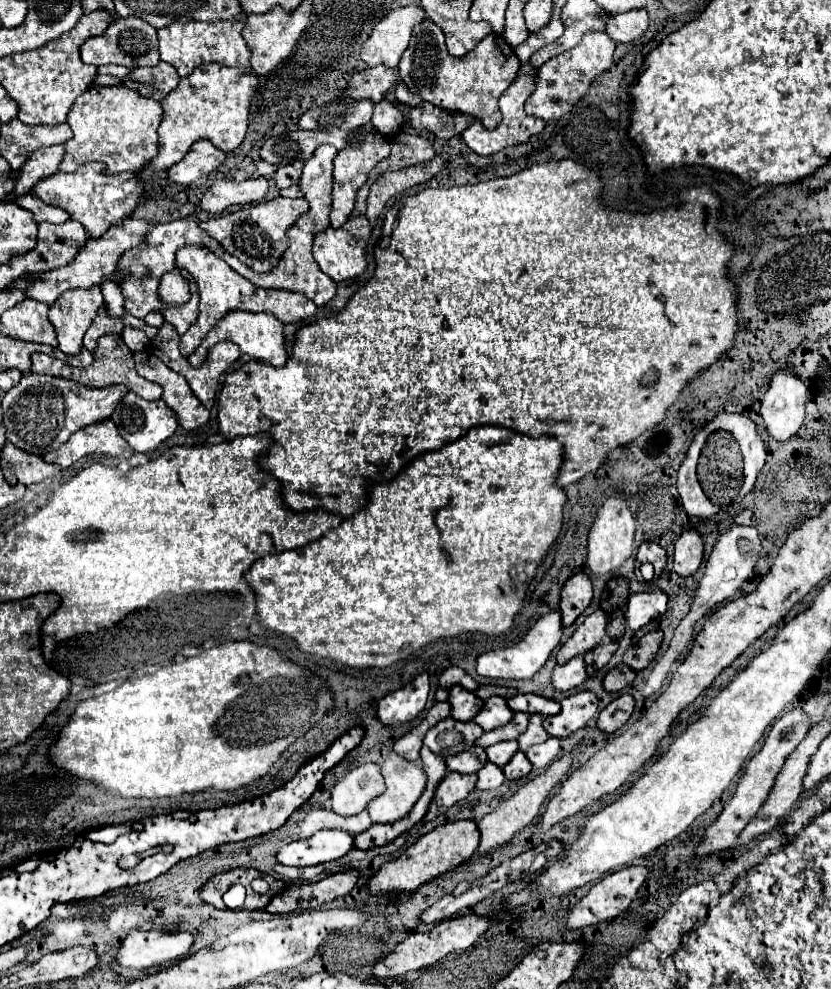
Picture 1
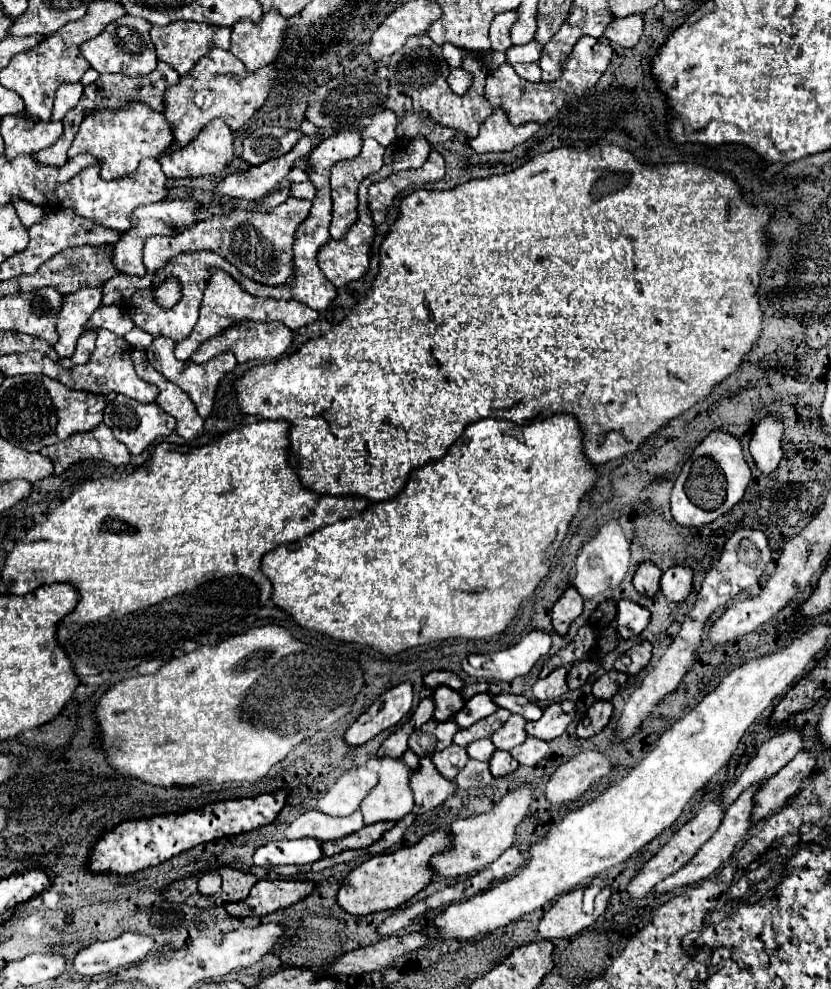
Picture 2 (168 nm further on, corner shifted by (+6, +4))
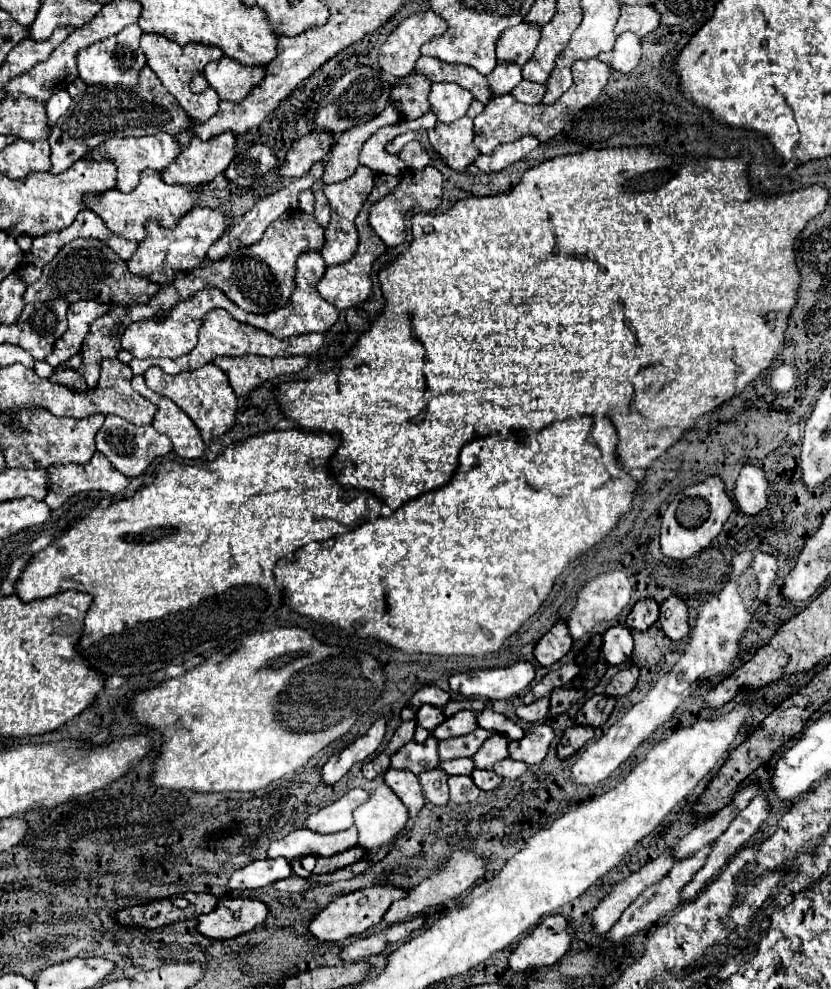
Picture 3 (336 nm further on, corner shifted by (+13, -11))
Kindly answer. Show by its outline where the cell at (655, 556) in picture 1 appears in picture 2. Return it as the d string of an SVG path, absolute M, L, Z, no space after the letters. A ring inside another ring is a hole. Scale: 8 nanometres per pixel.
M648 561L638 567L632 583L640 595L654 597L660 591L660 577L662 577L662 571L654 563Z

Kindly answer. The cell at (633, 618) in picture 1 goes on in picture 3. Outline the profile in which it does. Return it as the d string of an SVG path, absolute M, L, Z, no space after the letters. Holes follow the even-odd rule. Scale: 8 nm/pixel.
M611 626L603 634L603 654L611 664L625 662L633 652L633 634L625 626Z

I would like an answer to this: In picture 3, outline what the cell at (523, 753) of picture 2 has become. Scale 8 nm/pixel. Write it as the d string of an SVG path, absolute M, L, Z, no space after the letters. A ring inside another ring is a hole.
M505 758L505 760L501 760L501 762L497 762L495 766L493 766L493 770L495 770L495 774L497 776L501 776L501 778L511 778L511 780L517 780L519 776L523 776L525 772L527 772L527 764L521 764L521 762L517 762L517 760L511 760L511 758Z

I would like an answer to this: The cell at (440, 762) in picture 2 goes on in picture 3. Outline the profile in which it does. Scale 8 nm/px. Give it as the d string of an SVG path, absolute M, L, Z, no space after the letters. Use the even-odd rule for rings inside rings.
M441 768L419 774L419 782L421 782L421 788L425 792L427 802L447 804L447 800L449 800L449 784L447 784L447 780L449 780L449 774L441 772Z

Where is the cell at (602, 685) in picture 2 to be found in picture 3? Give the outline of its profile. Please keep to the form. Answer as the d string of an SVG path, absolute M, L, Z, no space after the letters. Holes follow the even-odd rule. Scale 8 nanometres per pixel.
M597 694L591 700L583 704L583 708L577 712L577 724L585 726L601 726L607 722L611 710L615 708L615 698L607 694Z

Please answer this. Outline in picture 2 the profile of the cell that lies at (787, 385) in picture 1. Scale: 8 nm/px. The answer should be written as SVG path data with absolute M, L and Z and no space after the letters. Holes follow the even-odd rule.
M772 415L764 417L754 429L754 435L750 439L750 455L762 475L770 475L772 471L776 471L778 463L782 461L782 431L784 423Z

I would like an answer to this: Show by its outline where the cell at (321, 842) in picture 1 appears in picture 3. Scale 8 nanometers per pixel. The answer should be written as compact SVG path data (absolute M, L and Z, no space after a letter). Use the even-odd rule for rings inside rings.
M263 858L255 860L243 868L239 868L231 880L229 888L233 890L253 890L253 888L263 888L267 884L273 884L275 880L289 878L293 874L291 862L285 858Z

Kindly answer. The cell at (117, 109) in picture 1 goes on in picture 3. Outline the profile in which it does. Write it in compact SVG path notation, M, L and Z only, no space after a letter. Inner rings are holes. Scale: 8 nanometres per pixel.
M155 134L155 136L143 136L143 138L113 138L101 142L97 148L89 150L83 158L85 160L109 160L117 166L117 190L129 192L139 184L139 174L147 168L151 170L165 170L177 156L179 156L179 144L177 138L171 134Z

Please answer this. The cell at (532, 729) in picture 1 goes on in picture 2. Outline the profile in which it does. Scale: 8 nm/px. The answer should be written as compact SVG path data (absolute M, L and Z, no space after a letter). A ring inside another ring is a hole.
M510 715L508 721L490 737L492 745L496 749L502 749L502 751L510 751L512 747L520 745L526 741L526 733L524 733L524 719L522 717L516 717L516 715Z

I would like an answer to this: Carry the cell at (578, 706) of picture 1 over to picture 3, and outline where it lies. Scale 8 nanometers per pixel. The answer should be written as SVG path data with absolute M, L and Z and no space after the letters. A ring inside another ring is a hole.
M535 724L529 732L525 732L523 740L509 742L509 756L527 764L539 764L547 756L553 738L555 730L549 724Z

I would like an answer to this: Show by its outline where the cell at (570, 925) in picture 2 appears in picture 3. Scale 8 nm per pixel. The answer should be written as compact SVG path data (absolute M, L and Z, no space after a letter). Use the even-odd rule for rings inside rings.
M561 914L547 916L509 956L509 968L525 972L529 968L551 966L559 962L573 942L569 932L569 920Z

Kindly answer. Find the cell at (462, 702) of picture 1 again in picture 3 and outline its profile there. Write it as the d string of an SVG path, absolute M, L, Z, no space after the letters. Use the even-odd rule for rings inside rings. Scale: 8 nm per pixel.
M425 704L417 712L417 730L415 730L415 740L423 742L427 740L433 730L445 722L445 714L441 708L433 708L431 704Z

